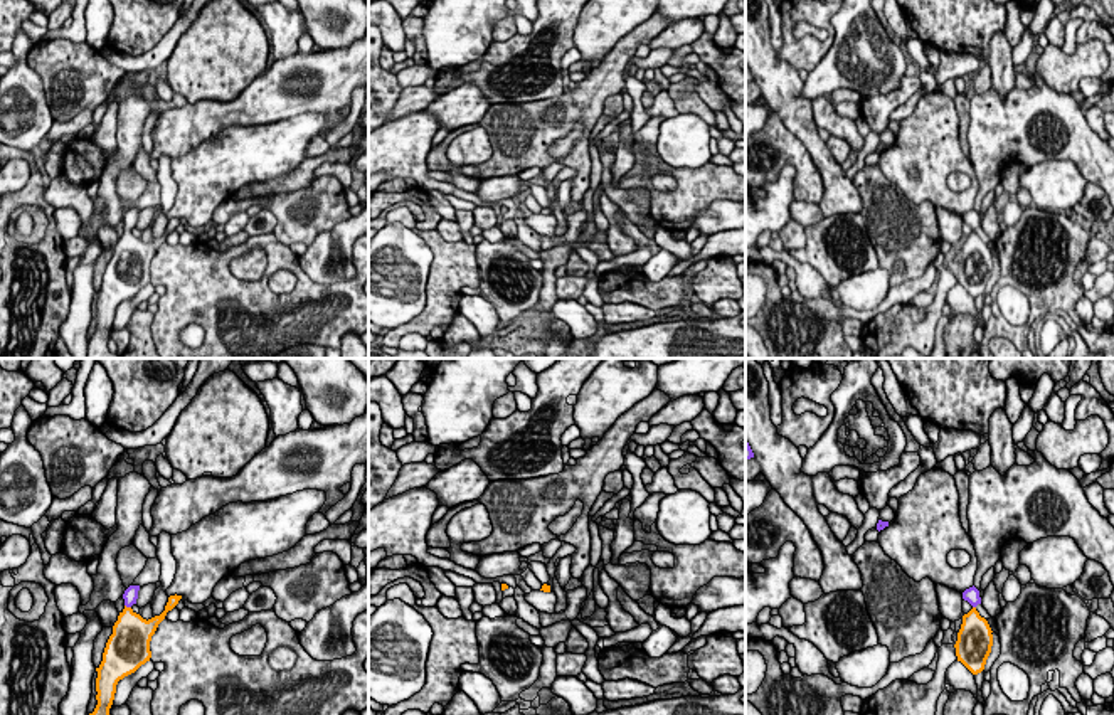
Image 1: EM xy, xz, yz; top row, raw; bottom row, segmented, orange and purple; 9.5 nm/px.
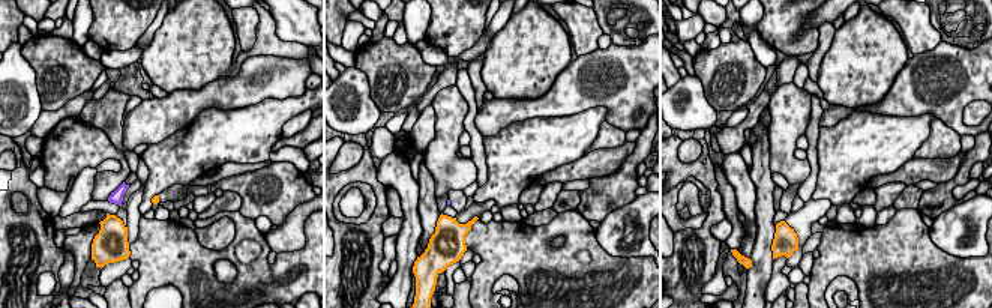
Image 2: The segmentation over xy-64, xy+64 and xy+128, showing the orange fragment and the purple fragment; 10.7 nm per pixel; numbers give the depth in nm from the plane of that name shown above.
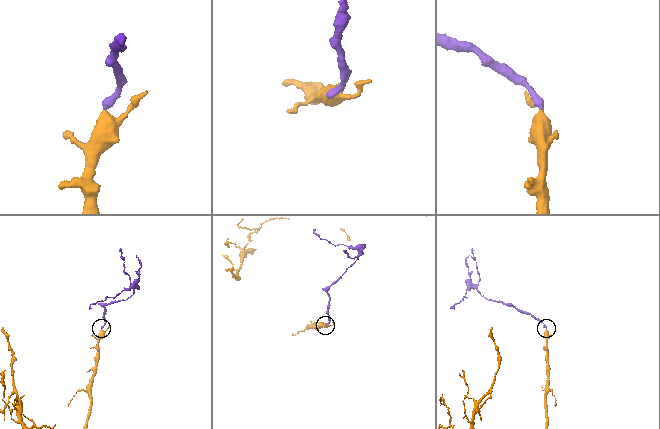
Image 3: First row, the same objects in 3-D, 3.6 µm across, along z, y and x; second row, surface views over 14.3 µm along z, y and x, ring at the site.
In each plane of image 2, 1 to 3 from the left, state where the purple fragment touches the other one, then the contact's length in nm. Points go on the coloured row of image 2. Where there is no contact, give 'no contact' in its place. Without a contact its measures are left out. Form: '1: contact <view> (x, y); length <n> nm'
1: no contact
2: no contact
3: no contact

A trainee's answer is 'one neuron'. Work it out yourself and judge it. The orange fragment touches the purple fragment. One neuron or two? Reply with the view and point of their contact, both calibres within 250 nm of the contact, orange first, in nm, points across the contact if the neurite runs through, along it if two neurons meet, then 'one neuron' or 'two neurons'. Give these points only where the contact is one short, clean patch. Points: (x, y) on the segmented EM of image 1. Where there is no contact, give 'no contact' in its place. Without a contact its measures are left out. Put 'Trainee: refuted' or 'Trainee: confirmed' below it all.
meets orange in xy at (128, 608); 360 nm thick on the orange side, 140 nm on the other; runs through xy (132, 633), (128, 608), (130, 596); one neuron
Trainee: confirmed

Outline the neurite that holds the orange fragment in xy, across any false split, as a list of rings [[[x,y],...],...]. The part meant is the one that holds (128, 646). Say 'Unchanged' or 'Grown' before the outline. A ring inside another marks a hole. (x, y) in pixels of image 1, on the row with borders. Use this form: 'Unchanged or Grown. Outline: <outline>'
Grown. Outline: [[[130,585],[125,594],[125,609],[119,612],[118,621],[113,626],[103,661],[96,668],[96,700],[98,705],[89,715],[109,715],[109,708],[114,700],[116,685],[125,676],[135,673],[141,665],[150,661],[150,641],[158,624],[165,619],[182,596],[170,596],[165,611],[151,619],[143,619],[131,606],[136,604],[140,585]]]

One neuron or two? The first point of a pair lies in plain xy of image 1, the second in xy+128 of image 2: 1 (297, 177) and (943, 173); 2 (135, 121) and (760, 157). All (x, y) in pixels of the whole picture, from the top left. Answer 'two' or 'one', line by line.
1: one
2: two

